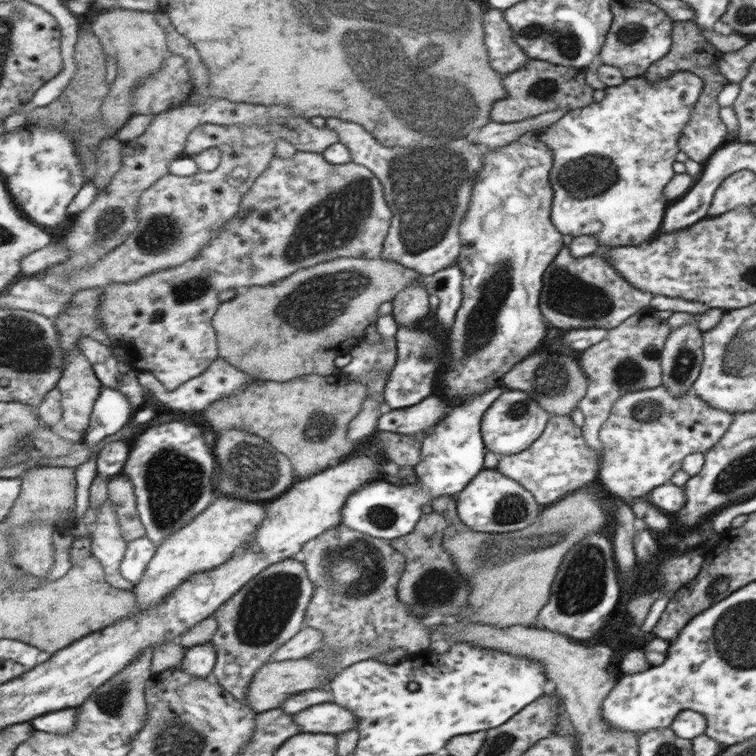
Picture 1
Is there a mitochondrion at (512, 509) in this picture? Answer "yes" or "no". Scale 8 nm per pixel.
yes

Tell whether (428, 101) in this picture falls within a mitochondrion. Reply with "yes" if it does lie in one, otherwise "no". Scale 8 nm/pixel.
yes

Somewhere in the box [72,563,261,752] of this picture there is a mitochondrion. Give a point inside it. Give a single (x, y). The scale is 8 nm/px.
(111, 703)

